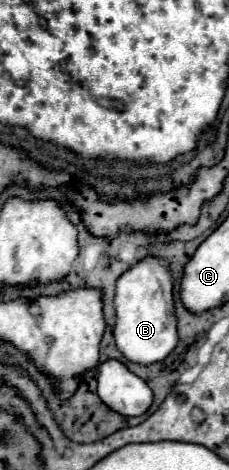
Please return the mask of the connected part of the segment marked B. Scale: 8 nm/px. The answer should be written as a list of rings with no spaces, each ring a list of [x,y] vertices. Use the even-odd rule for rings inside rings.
[[[146,256],[134,266],[130,266],[116,282],[116,326],[114,326],[114,340],[118,350],[130,360],[138,364],[154,364],[164,360],[178,344],[178,320],[174,312],[174,292],[172,292],[172,270],[168,270],[168,262],[158,256]]]

